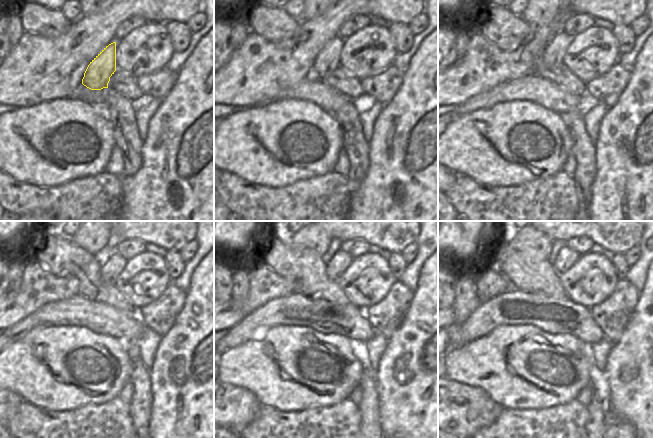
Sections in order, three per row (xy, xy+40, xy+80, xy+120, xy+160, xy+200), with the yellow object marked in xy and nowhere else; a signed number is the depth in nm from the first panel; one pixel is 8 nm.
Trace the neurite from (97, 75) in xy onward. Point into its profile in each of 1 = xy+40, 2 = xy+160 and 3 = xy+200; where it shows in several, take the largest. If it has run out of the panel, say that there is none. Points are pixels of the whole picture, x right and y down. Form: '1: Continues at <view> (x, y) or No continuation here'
1: Continues at xy+40 (328, 59)
2: Continues at xy+160 (335, 267)
3: Continues at xy+200 (566, 258)

